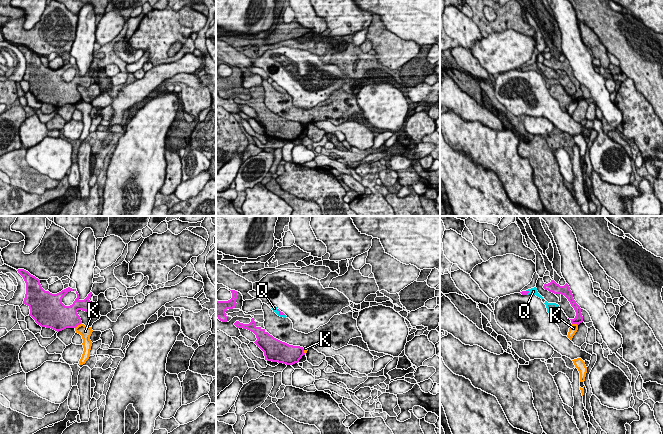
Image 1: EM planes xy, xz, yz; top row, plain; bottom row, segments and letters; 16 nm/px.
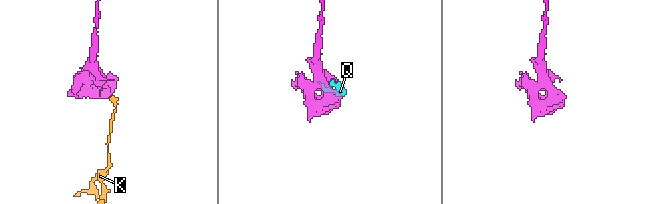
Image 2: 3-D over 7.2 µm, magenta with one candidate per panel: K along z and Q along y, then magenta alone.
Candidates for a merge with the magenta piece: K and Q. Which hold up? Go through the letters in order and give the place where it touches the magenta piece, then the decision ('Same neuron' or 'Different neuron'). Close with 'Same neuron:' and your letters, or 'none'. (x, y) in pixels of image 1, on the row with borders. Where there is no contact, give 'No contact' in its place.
K: Touches magenta at xy (78, 324). Different neuron
Q: Touches magenta at xz (280, 314). Same neuron
Same neuron: Q

